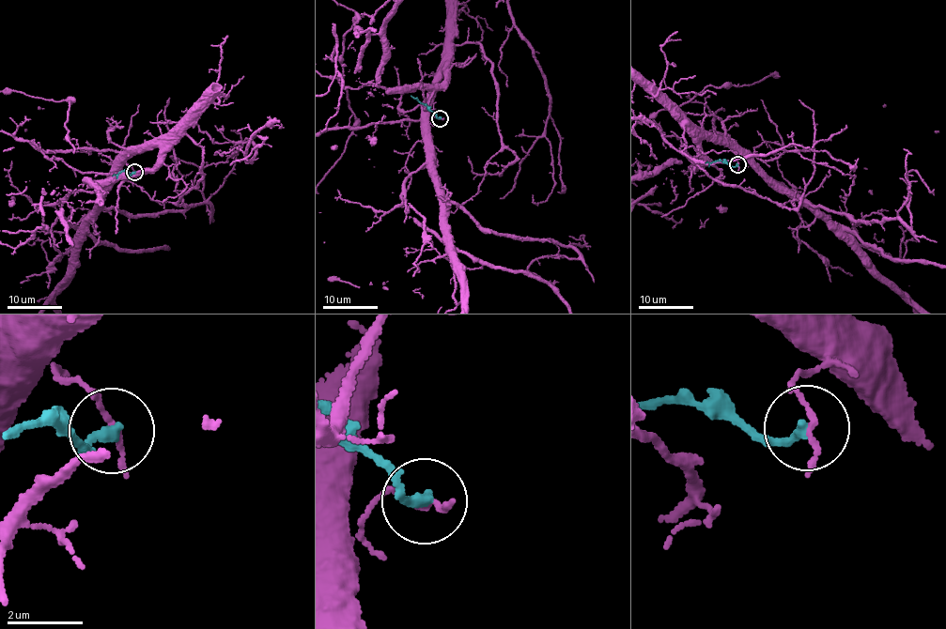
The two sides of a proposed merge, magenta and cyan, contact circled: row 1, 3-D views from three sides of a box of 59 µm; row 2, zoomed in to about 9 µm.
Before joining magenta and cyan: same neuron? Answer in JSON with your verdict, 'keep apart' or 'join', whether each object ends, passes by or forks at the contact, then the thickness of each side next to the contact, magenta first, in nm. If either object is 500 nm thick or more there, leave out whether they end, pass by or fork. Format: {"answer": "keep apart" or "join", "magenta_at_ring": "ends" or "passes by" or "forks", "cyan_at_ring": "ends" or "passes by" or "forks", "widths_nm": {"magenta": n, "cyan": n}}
{"answer": "keep apart", "magenta_at_ring": "ends", "cyan_at_ring": "ends", "widths_nm": {"magenta": 150, "cyan": 320}}

